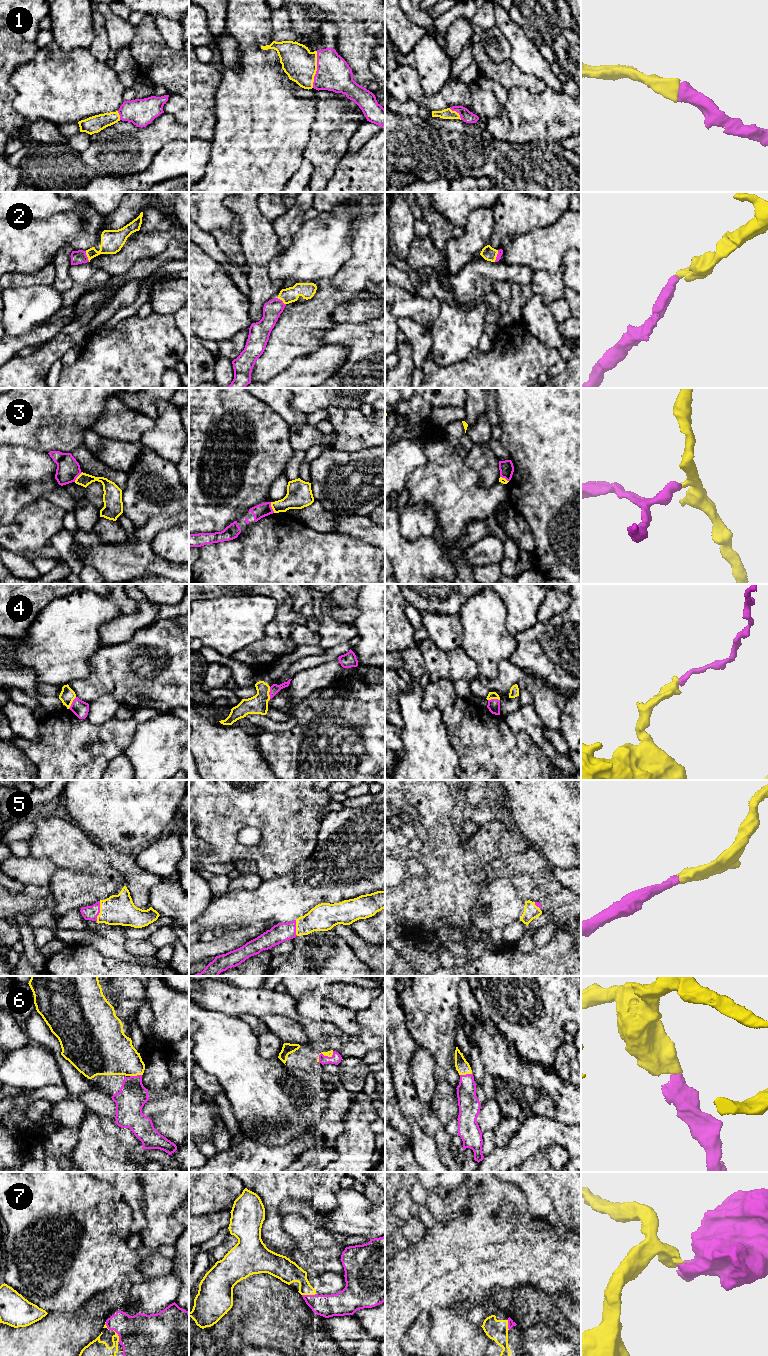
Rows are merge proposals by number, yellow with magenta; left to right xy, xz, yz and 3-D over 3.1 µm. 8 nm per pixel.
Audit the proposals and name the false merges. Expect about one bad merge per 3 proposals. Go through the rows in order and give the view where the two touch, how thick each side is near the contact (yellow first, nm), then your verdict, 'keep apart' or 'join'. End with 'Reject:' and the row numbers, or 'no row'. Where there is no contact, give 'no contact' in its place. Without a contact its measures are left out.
1: xz | 260/280 nm | join
2: xy | 180/110 nm | join
3: xz | 200/110 nm | keep apart
4: xy | 120/130 nm | keep apart
5: xy | 240/110 nm | join
6: xy | 340/220 nm | join
7: xz | 180/180 nm | join
Reject: 3, 4

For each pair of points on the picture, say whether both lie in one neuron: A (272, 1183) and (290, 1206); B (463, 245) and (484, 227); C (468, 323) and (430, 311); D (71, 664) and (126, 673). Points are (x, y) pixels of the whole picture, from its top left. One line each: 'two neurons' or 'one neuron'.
A: two neurons
B: one neuron
C: two neurons
D: two neurons

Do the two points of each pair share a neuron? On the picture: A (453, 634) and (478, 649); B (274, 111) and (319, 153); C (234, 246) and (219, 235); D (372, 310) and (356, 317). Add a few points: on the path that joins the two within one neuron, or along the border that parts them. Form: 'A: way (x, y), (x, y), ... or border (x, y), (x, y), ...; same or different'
A: border (457, 616), (461, 628), (461, 646); different
B: border (314, 120), (303, 150), (303, 158); different
C: way (230, 244), (223, 239); same
D: way (368, 310), (363, 310), (360, 313); same

